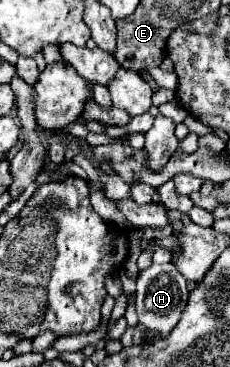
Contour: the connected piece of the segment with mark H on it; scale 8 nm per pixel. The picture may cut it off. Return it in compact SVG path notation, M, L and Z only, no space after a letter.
M172 263L164 265L150 265L148 269L140 271L136 281L136 311L142 325L158 335L170 335L174 325L182 317L182 309L186 309L188 295L186 295L186 279L178 273Z

